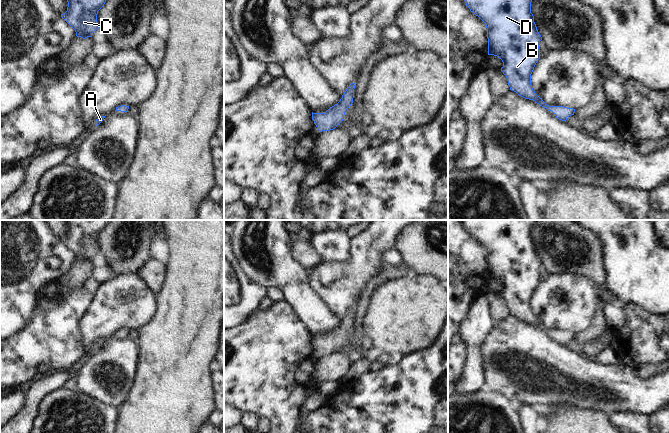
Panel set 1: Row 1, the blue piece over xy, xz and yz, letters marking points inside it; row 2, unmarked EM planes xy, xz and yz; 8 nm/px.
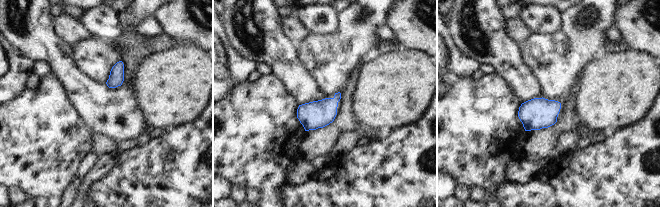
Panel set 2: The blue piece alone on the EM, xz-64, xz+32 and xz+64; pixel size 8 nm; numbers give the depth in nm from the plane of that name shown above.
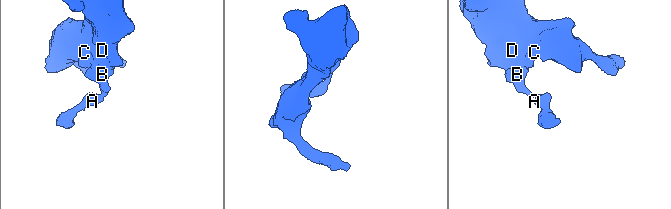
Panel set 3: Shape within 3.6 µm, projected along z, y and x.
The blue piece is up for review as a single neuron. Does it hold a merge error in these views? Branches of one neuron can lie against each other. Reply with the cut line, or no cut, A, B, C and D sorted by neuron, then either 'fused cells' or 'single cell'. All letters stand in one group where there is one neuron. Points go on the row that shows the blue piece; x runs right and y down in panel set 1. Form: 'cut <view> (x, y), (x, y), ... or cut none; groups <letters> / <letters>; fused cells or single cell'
cut none; groups A B C D; single cell

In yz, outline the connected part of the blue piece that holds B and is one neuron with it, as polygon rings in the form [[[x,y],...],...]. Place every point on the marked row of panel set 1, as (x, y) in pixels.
[[[464,0],[466,6],[486,25],[488,38],[488,55],[494,55],[503,62],[501,71],[506,76],[510,90],[519,96],[533,100],[540,106],[552,111],[562,121],[574,115],[575,109],[564,106],[547,105],[533,90],[531,74],[540,59],[540,41],[542,40],[534,16],[531,13],[532,0]]]

